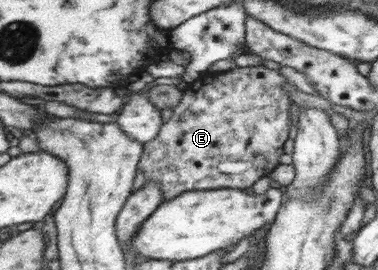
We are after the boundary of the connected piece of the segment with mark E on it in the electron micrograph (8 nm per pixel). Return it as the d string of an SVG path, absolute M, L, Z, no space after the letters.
M263 66L234 68L217 74L204 74L187 83L172 115L156 139L143 144L138 168L145 182L155 182L162 189L163 202L192 190L235 188L248 190L264 174L274 170L282 154L282 144L288 138L288 97L282 94L284 78L277 70Z

